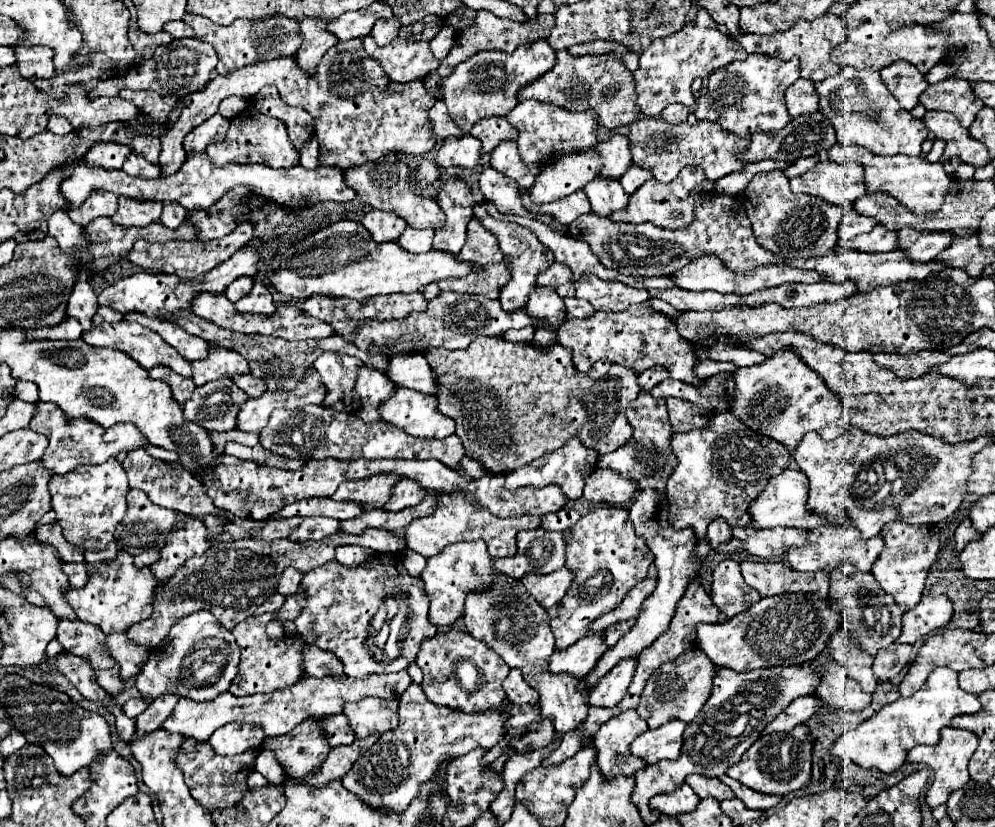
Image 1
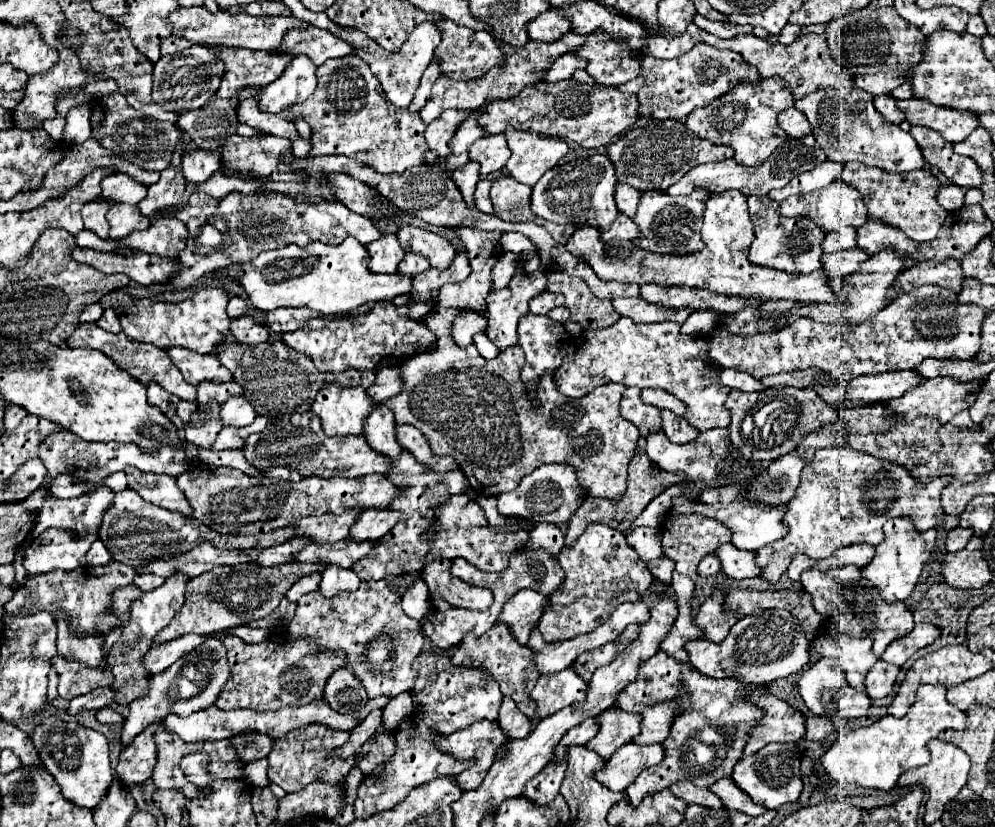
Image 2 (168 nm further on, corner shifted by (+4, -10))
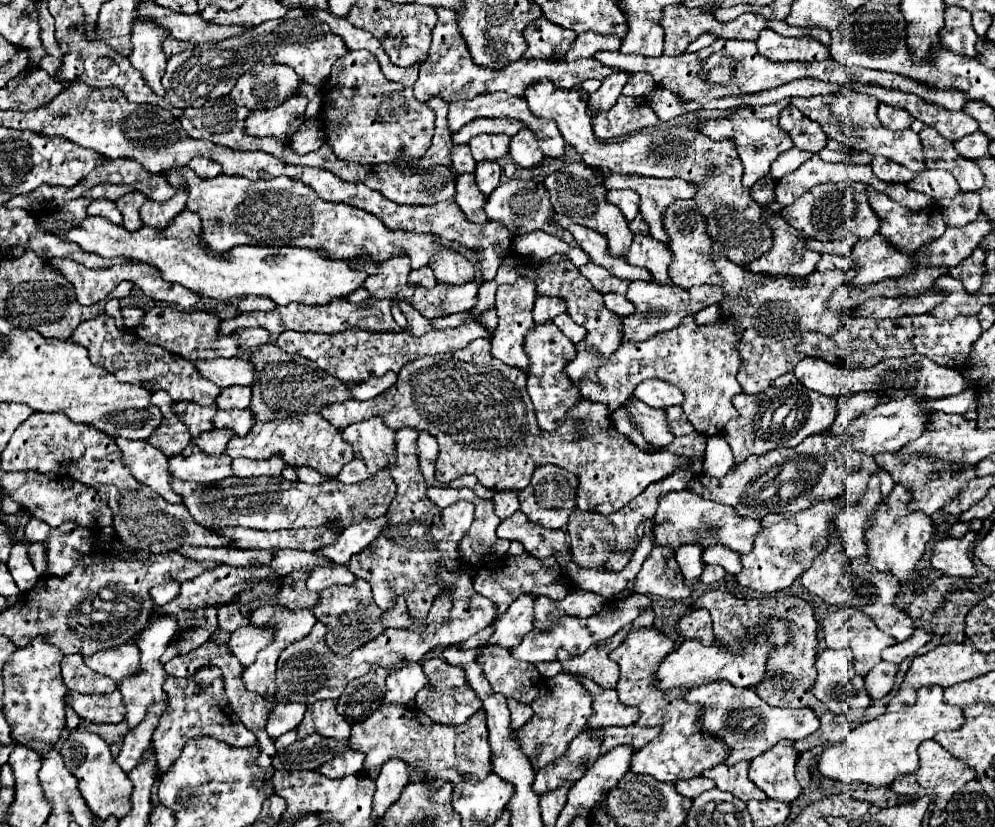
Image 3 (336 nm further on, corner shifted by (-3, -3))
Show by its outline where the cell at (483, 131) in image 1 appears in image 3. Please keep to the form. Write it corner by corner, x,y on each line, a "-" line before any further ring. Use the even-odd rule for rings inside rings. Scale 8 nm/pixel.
480,135
468,141
472,149
472,157
476,163
480,161
500,161
508,155
510,137
508,135

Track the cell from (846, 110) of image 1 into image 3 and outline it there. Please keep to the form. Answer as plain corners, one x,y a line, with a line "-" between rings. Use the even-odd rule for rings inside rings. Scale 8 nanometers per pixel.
862,93
814,95
814,97
794,97
792,105
798,107
806,117
818,121
830,139
844,143
852,151
868,151
870,155
882,155
912,171
924,169
924,153
920,145
920,135
914,133
912,129
902,129
900,133
884,129
884,125
880,125
880,119
876,117
876,109
878,109
876,97
868,97

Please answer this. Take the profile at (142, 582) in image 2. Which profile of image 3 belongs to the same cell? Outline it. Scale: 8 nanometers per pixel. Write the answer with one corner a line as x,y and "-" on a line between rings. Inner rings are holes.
164,581
164,585
156,585
152,587
152,599
156,601
156,605
164,605
168,601
172,601
180,591
180,585
174,581

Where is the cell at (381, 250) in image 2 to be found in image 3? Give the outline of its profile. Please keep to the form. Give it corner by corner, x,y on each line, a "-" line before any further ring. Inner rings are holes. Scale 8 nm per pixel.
390,257
376,265
376,273
364,281
364,289
376,299
404,299
410,301
414,287
408,285
408,257

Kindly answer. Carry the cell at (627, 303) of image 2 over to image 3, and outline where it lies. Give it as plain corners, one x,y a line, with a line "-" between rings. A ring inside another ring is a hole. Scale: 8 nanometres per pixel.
606,293
606,295
604,295
604,305
606,305
612,313
618,313
618,315
632,315
632,313
634,313
632,303
630,303
624,295

